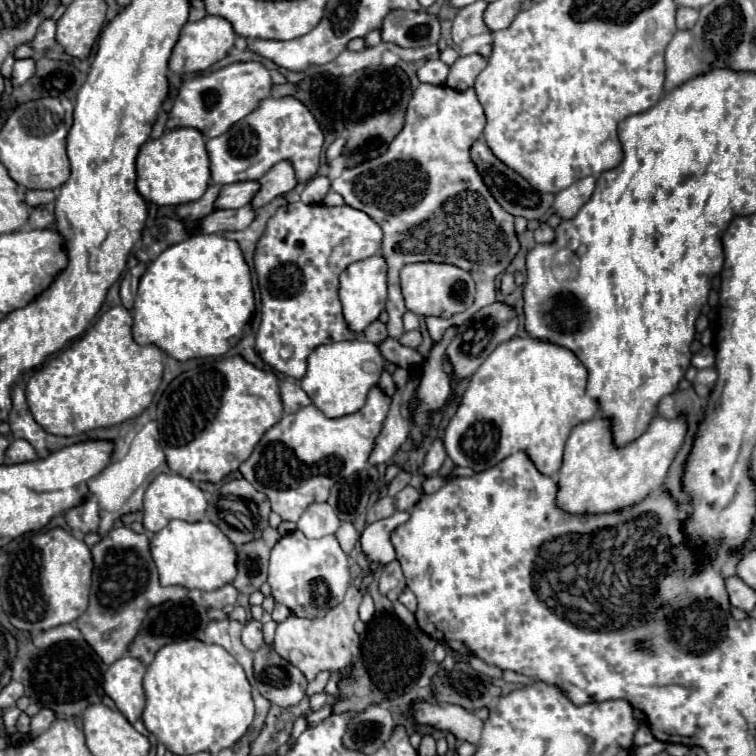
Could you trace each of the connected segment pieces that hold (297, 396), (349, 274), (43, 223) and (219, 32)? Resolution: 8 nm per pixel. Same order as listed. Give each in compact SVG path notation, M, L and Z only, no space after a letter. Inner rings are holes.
M283 381L281 383L281 399L283 399L283 411L285 413L295 413L301 407L311 405L311 399L295 381Z
M369 257L363 261L357 261L349 265L341 273L341 287L339 287L339 299L343 305L343 317L349 325L349 329L355 335L363 335L365 329L379 319L379 315L385 311L387 301L387 267L381 257Z
M35 207L29 215L29 227L31 229L45 229L45 227L51 227L53 223L55 223L55 215L43 207Z
M207 15L205 19L193 23L193 21L187 21L185 27L181 29L181 37L171 53L171 59L169 59L169 69L177 75L185 75L185 73L199 73L199 71L205 71L209 69L213 63L221 61L227 51L233 47L235 43L235 31L231 27L229 21L225 21L223 17L213 17L213 15Z

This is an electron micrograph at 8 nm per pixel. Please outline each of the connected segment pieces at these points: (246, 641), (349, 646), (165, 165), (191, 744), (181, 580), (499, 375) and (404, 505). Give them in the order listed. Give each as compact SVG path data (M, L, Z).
M251 619L243 625L243 635L241 635L241 641L243 645L249 649L249 651L257 651L261 645L263 645L263 633L261 633L261 623Z
M351 585L351 587L347 589L345 599L343 599L337 607L333 607L333 611L329 611L323 619L301 619L301 617L289 615L283 623L277 625L273 649L275 649L285 661L289 661L291 665L295 665L295 667L305 675L307 681L313 681L321 671L331 671L331 673L335 673L335 671L341 671L341 669L345 669L345 667L351 667L361 653L361 638L355 629L353 629L355 621L359 619L359 613L357 613L359 605L361 605L361 593L359 593L357 587Z
M191 127L165 131L159 139L143 143L137 155L137 191L155 205L181 205L197 201L209 185L209 157L205 137Z
M199 639L177 641L159 649L155 661L147 667L143 689L147 697L143 723L147 731L153 733L155 739L175 755L193 755L201 751L209 751L215 755L217 751L237 743L247 733L255 715L251 685L243 667L221 645L207 645Z
M175 519L151 537L153 561L159 569L161 585L181 585L187 589L213 591L237 577L237 551L229 537L211 521L187 523Z
M533 337L509 339L501 343L469 379L469 385L457 407L457 413L449 421L443 435L445 451L457 467L485 471L487 467L493 467L505 457L509 457L511 449L515 449L527 453L527 457L535 463L541 475L551 477L561 467L563 445L571 429L599 415L599 407L591 397L587 397L585 387L587 387L587 369L571 351L565 351L563 347Z
M407 485L407 487L405 487L405 489L401 489L395 497L397 497L395 507L397 507L399 511L411 511L411 509L413 509L413 505L421 499L421 491L417 491L415 487Z

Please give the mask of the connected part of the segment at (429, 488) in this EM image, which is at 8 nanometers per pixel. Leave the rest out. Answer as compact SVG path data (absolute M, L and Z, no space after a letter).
M441 475L429 477L429 479L425 479L425 483L423 483L423 493L435 493L435 491L439 491L447 481L449 481L449 477L441 477Z

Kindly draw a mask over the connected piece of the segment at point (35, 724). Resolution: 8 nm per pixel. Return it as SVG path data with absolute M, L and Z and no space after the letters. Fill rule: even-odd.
M41 709L33 719L31 719L31 735L37 737L41 731L47 731L51 723L55 721L55 713L51 709Z

